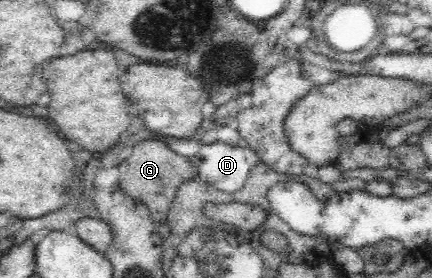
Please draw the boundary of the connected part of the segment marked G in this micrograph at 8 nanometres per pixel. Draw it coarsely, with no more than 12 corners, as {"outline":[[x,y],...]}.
{"outline":[[162,140],[133,144],[118,187],[158,226],[198,168]]}

